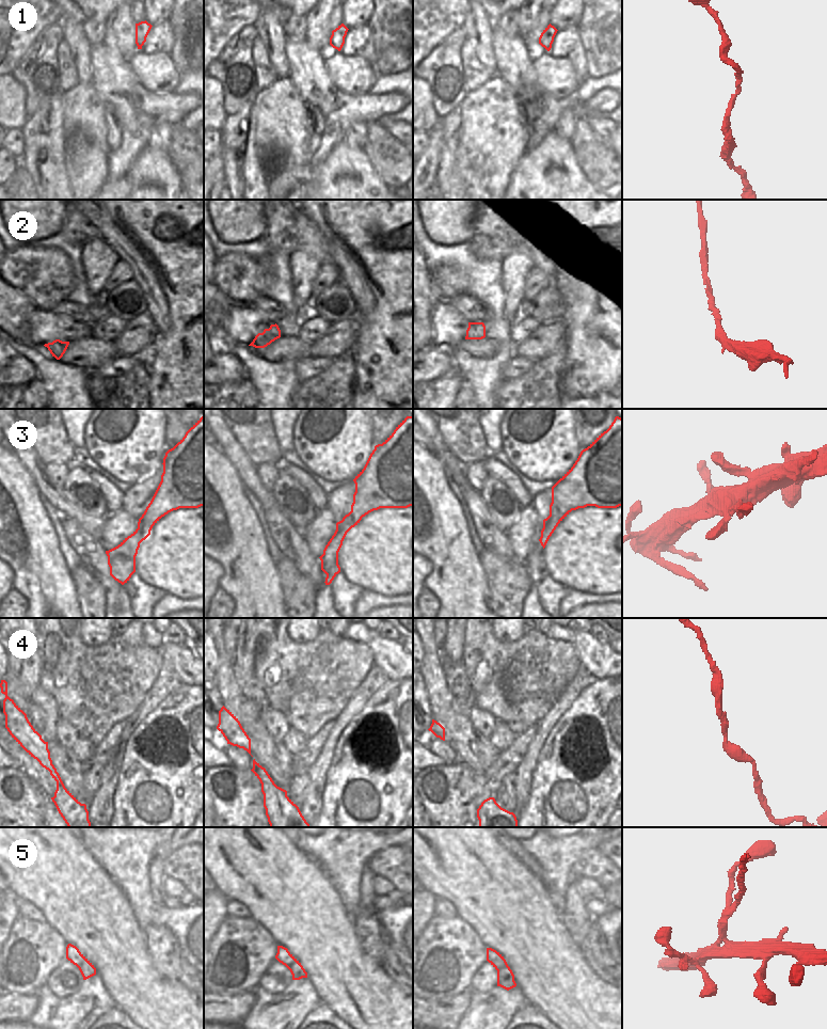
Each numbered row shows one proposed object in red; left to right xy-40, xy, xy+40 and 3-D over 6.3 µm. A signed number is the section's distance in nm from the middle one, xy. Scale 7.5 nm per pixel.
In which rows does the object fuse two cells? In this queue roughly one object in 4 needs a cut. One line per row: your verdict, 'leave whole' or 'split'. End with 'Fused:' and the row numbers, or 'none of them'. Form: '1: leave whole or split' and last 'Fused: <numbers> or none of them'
1: leave whole
2: leave whole
3: leave whole
4: leave whole
5: leave whole
Fused: none of them

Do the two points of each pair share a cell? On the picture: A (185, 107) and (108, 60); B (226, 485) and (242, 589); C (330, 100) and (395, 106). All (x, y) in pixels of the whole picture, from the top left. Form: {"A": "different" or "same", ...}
{"A": "same", "B": "same", "C": "same"}

